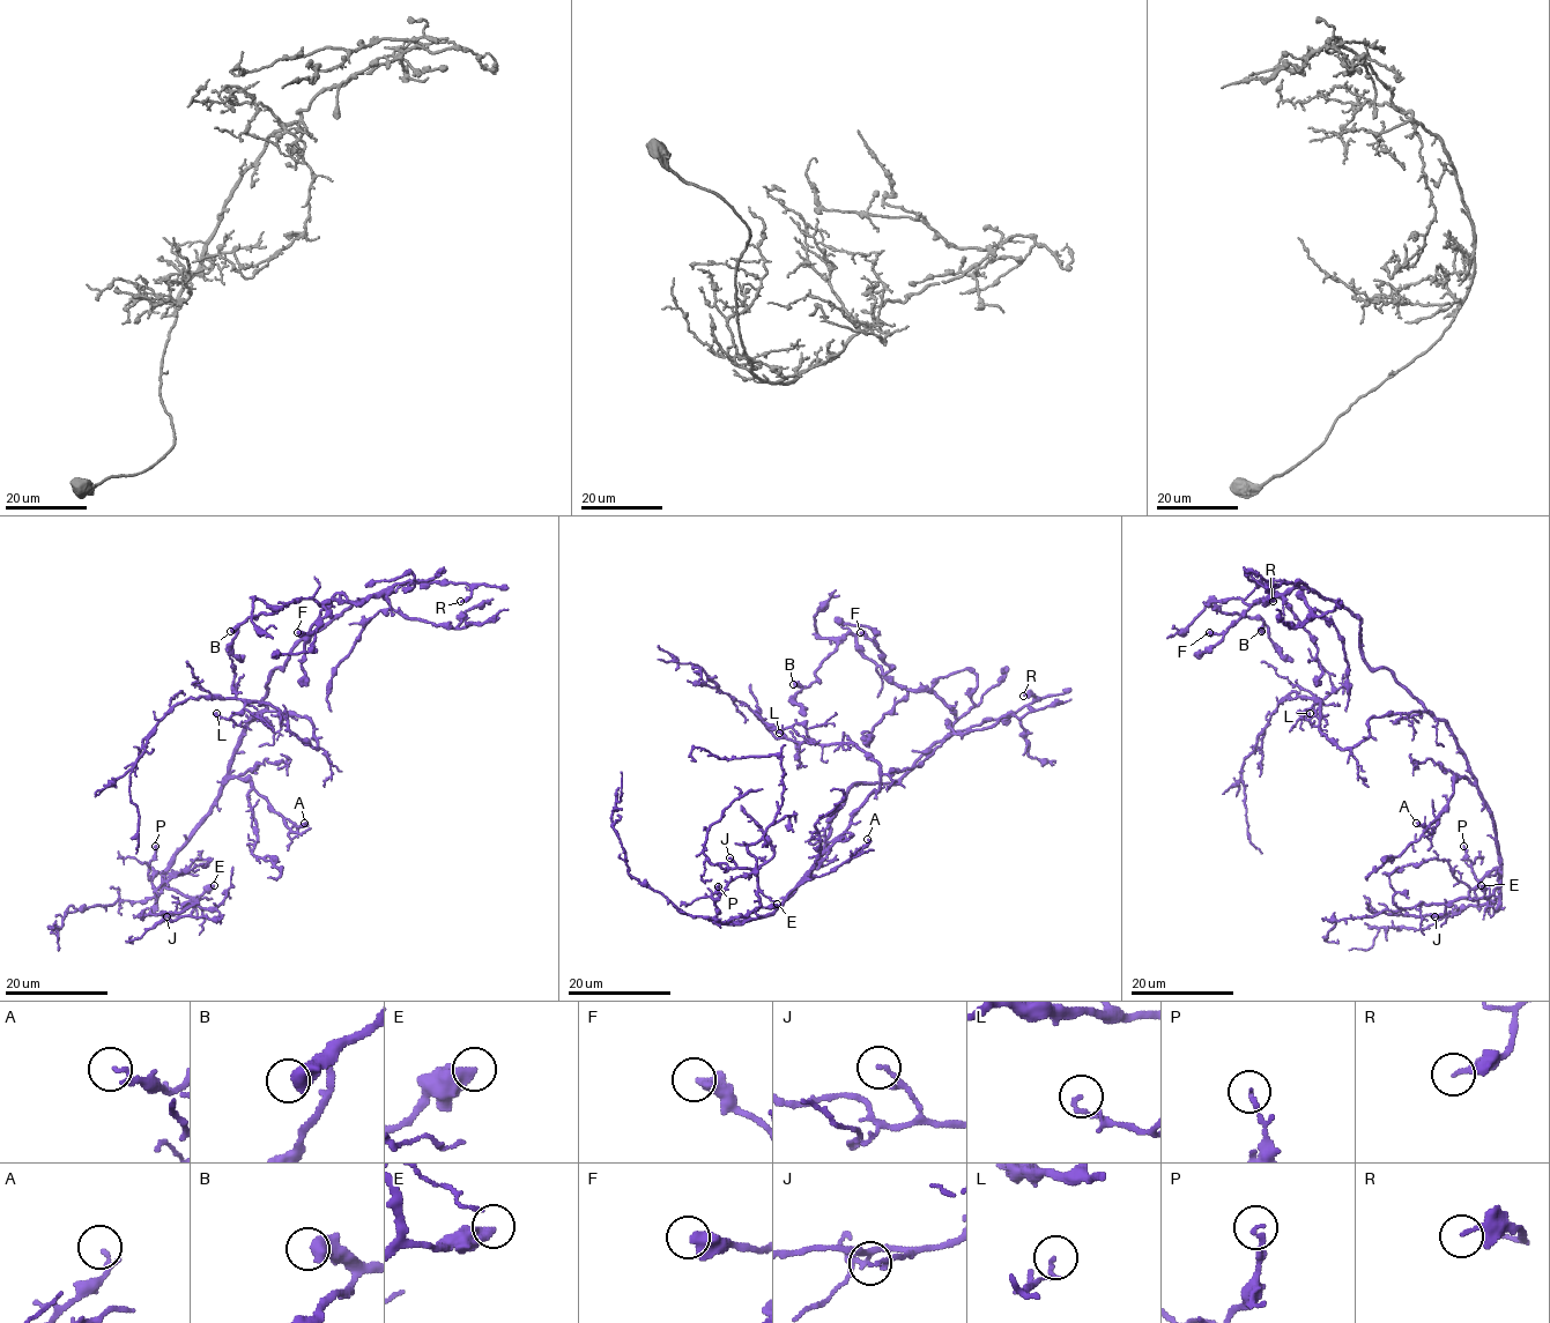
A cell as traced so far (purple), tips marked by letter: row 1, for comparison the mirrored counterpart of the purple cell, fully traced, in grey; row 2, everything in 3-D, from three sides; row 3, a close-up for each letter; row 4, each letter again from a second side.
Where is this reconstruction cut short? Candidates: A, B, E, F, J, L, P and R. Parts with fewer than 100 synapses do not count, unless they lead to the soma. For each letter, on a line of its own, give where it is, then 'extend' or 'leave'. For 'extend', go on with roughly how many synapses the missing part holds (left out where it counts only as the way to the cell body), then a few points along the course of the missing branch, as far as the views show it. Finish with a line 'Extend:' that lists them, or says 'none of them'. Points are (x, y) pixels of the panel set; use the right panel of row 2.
A: (1416, 823) | leave
B: (1261, 631) | leave
E: (1481, 885) | leave
F: (1209, 632) | leave
J: (1434, 916) | leave
L: (1310, 713) | leave
P: (1463, 846) | leave
R: (1273, 601) | leave
Extend: none of them

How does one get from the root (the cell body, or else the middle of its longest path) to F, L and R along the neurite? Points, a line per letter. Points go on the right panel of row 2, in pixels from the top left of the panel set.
F: (1434, 716), (1387, 669), (1370, 667), (1359, 619), (1309, 588), (1256, 600), (1225, 632), (1209, 632)
L: (1434, 716), (1425, 712), (1372, 716), (1370, 734), (1340, 749), (1319, 728), (1321, 703), (1300, 715), (1310, 713)
R: (1434, 716), (1387, 669), (1370, 667), (1359, 646), (1359, 619), (1345, 608), (1297, 582), (1277, 586), (1273, 601)

